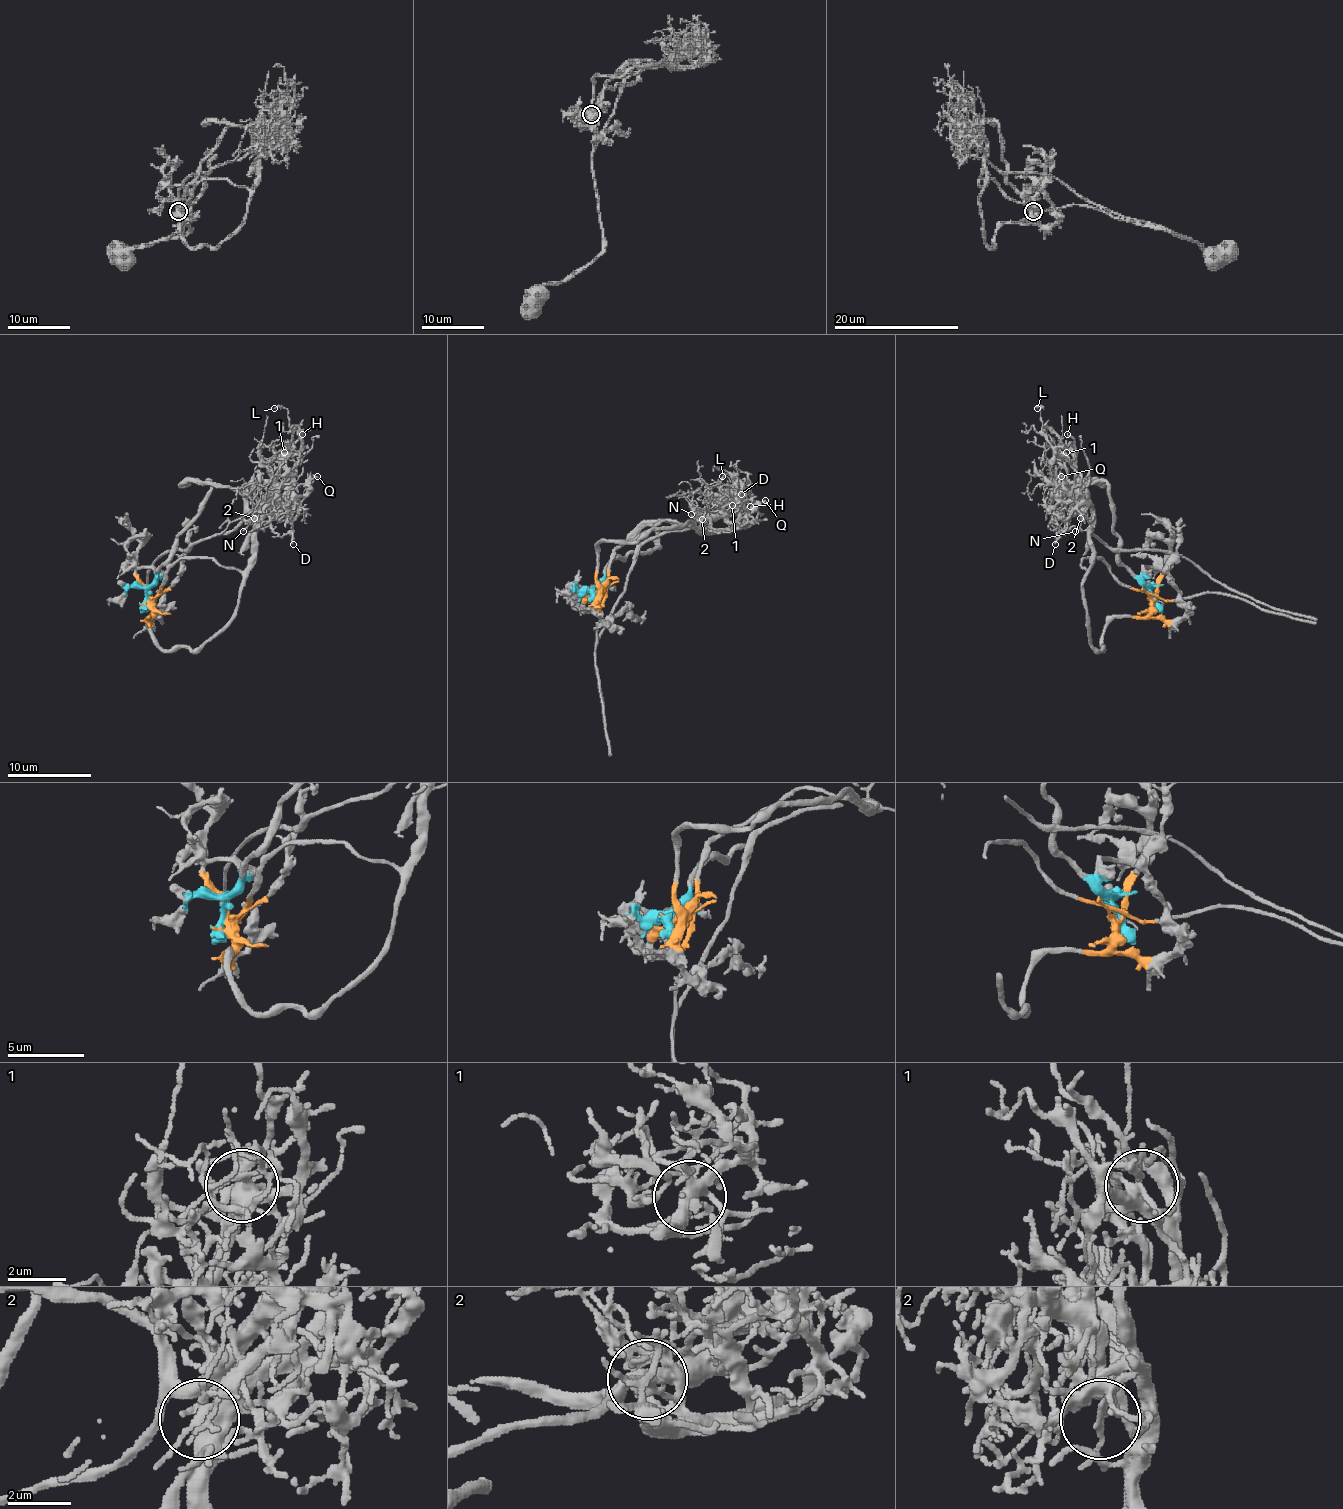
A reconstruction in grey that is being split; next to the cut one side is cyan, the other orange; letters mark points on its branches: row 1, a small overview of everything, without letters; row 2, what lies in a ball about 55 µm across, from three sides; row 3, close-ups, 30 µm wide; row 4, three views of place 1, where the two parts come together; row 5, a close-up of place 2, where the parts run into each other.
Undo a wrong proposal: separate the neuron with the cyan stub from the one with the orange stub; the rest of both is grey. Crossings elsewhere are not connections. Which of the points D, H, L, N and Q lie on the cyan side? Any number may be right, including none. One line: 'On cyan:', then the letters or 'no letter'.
On cyan: H, L, N

